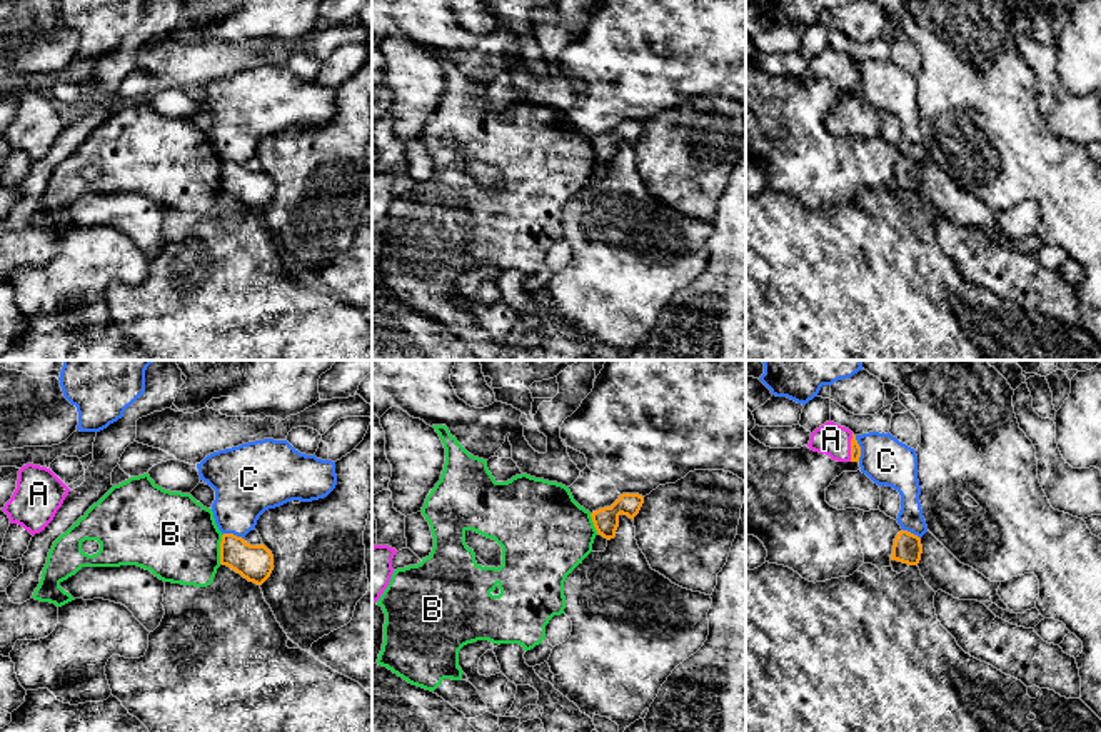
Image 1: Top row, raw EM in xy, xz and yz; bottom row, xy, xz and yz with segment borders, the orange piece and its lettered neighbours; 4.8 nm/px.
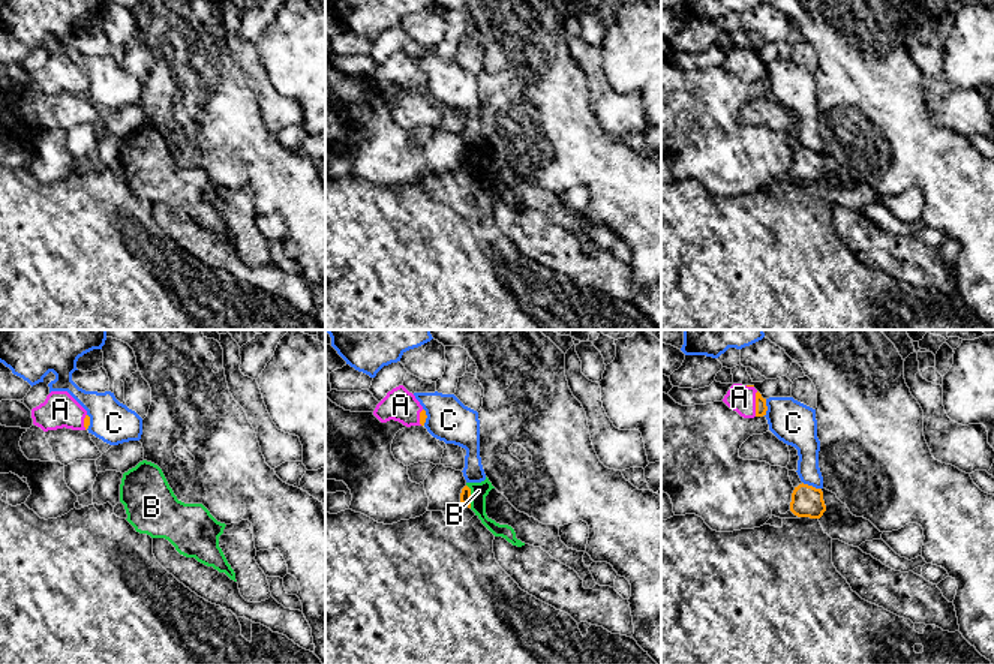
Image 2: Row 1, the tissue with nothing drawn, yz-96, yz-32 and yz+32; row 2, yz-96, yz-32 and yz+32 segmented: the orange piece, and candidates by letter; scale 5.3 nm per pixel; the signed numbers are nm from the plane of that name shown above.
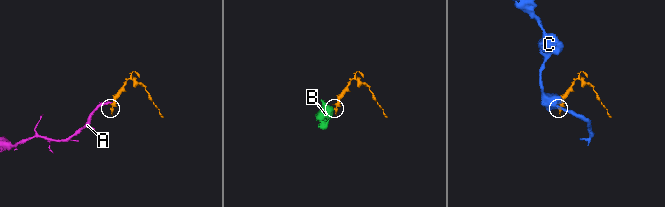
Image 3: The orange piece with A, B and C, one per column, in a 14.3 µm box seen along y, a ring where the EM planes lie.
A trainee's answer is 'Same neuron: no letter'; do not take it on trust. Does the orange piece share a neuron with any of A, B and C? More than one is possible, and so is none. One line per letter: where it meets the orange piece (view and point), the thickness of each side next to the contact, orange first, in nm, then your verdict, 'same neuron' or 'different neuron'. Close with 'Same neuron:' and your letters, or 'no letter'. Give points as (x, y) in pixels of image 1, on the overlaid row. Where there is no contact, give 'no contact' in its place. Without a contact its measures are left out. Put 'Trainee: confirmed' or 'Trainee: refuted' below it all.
A: yz (851, 447) | 50/160 nm | same neuron
B: xy (221, 549) | 180/400 nm | different neuron
C: yz (859, 449) | 50/240 nm | different neuron
Same neuron: A
Trainee: refuted

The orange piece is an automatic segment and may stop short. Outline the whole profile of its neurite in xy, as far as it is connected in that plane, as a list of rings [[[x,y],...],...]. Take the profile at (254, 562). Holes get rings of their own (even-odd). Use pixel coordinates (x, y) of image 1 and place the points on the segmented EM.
[[[224,534],[220,564],[230,567],[249,582],[262,585],[274,570],[274,555],[264,545],[250,545],[242,537]]]

